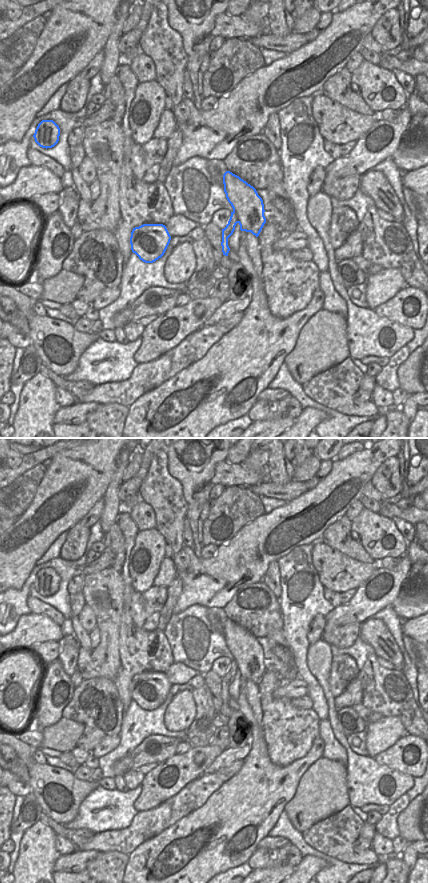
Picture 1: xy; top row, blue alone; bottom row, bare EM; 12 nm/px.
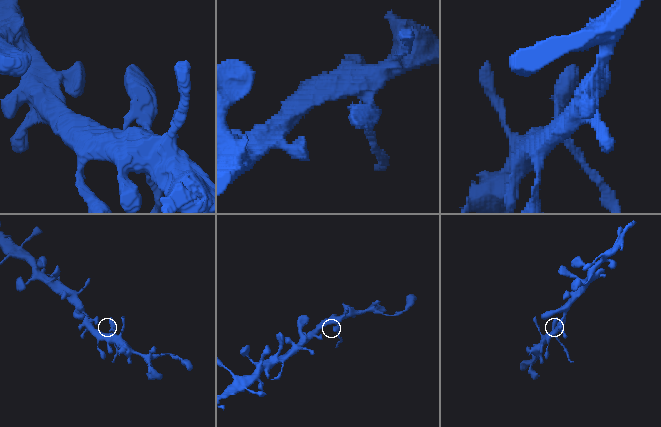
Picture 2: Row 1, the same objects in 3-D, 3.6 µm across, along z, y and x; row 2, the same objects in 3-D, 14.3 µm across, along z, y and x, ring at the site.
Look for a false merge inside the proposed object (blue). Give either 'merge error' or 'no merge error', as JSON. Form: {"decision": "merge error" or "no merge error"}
{"decision": "no merge error"}

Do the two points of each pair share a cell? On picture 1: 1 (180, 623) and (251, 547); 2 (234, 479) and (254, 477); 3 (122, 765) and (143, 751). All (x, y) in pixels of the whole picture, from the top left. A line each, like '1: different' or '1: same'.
1: different
2: same
3: same

